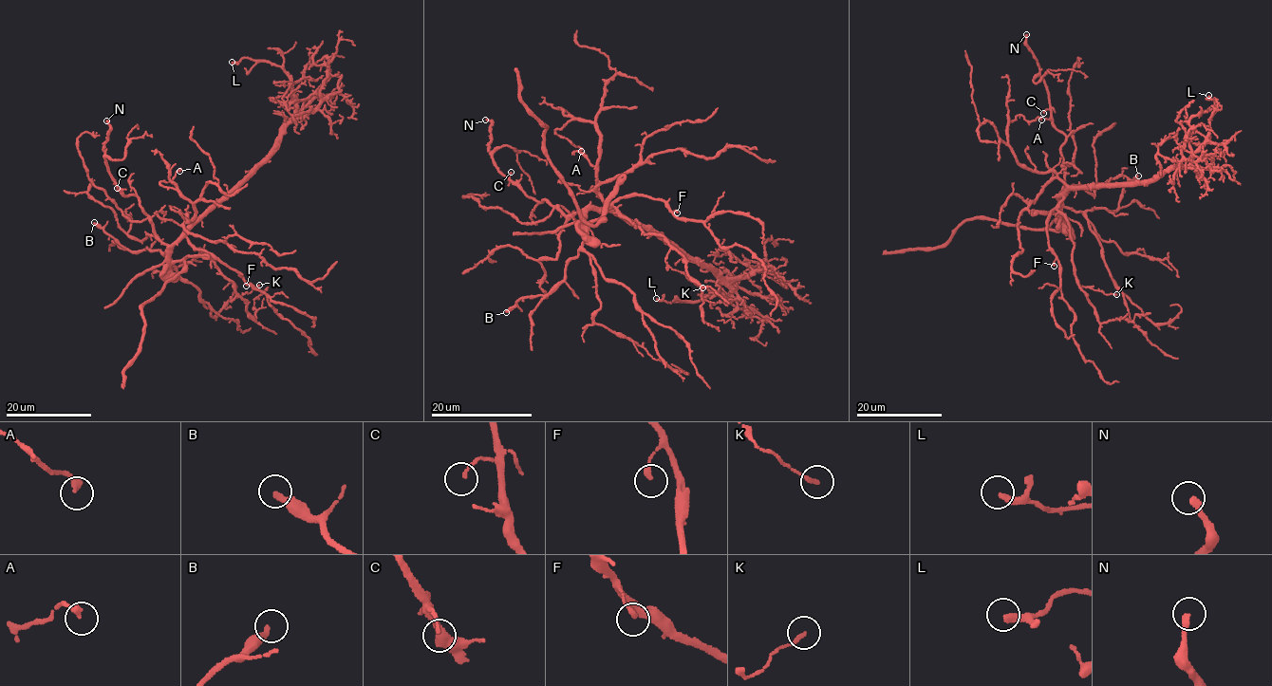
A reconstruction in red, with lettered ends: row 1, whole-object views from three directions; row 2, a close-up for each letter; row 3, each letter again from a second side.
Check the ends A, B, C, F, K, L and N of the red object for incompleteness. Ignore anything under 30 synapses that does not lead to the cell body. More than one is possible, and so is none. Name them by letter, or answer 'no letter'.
no letter

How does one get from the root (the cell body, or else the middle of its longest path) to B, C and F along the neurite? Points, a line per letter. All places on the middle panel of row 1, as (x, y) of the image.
B: (608, 212), (588, 211), (585, 242), (568, 263), (562, 281), (548, 293), (516, 302), (506, 312)
C: (608, 212), (591, 207), (568, 216), (546, 199), (537, 201), (531, 198), (511, 179), (511, 172)
F: (608, 212), (602, 210), (622, 197), (634, 194), (662, 200), (670, 212), (677, 213)

